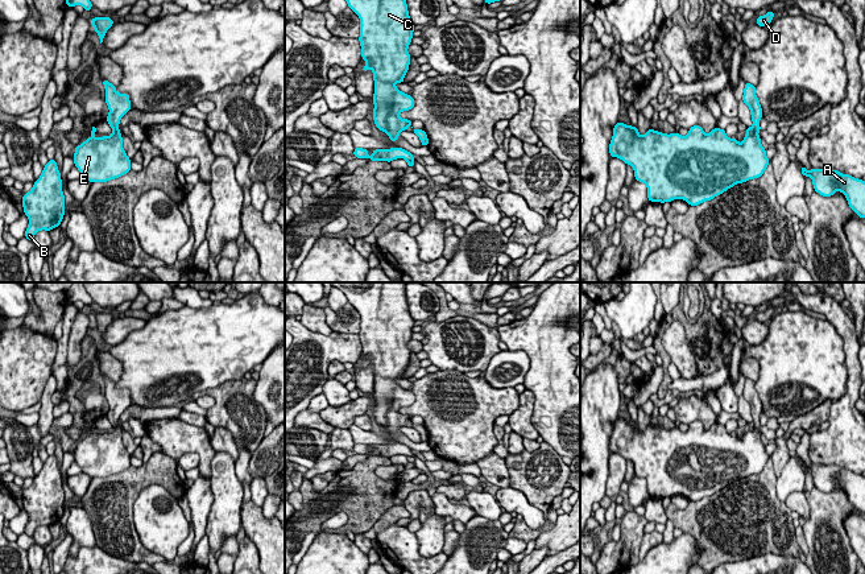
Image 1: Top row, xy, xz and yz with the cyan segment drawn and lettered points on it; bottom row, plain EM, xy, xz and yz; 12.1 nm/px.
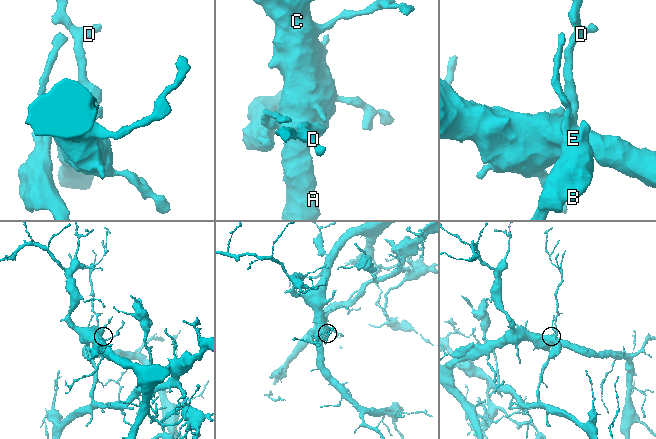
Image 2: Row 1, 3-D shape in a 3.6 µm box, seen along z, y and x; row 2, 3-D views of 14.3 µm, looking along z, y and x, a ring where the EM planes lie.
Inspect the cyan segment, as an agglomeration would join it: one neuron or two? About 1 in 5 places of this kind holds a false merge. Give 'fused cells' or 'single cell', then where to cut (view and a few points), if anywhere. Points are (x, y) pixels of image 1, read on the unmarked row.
fused cells; cut yz (754, 424), (746, 429)

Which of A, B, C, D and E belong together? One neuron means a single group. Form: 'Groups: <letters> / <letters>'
Groups: A C D E / B

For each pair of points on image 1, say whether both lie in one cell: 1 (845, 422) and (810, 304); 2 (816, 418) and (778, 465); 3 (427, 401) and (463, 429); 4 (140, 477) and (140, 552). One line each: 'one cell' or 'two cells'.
1: one cell
2: one cell
3: one cell
4: one cell

